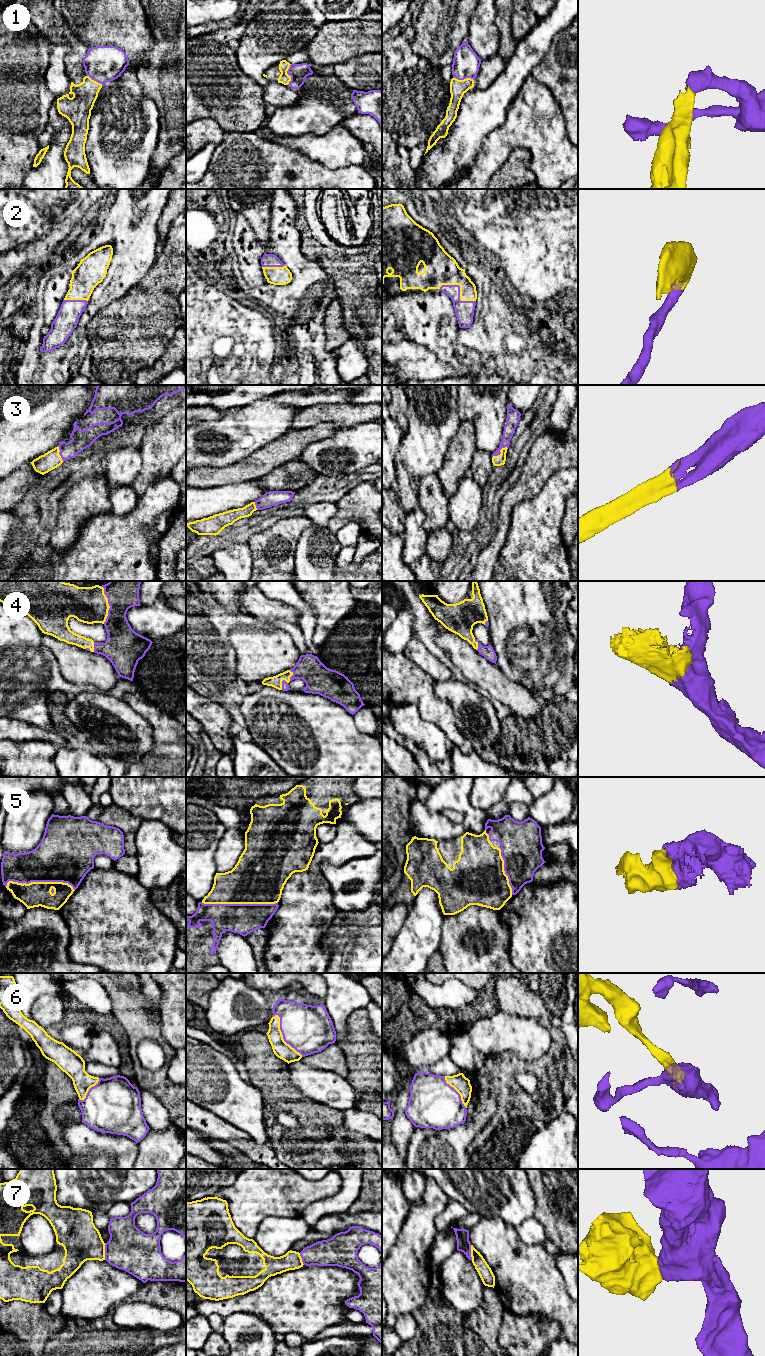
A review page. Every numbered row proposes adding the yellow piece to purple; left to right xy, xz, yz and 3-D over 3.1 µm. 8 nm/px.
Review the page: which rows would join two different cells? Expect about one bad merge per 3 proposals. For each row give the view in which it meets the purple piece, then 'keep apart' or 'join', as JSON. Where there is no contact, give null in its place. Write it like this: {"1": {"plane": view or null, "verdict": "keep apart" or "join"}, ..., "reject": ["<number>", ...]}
{"1": {"plane": "xz", "verdict": "keep apart"}, "2": {"plane": "yz", "verdict": "join"}, "3": {"plane": "yz", "verdict": "join"}, "4": {"plane": "xy", "verdict": "join"}, "5": {"plane": "xz", "verdict": "join"}, "6": {"plane": "xz", "verdict": "join"}, "7": {"plane": "xy", "verdict": "keep apart"}, "reject": ["1", "7"]}

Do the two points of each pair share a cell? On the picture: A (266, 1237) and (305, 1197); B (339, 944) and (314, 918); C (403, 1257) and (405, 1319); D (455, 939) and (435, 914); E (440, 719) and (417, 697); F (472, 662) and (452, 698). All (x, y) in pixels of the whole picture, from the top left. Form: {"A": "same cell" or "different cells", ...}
{"A": "different cells", "B": "different cells", "C": "different cells", "D": "different cells", "E": "same cell", "F": "different cells"}

